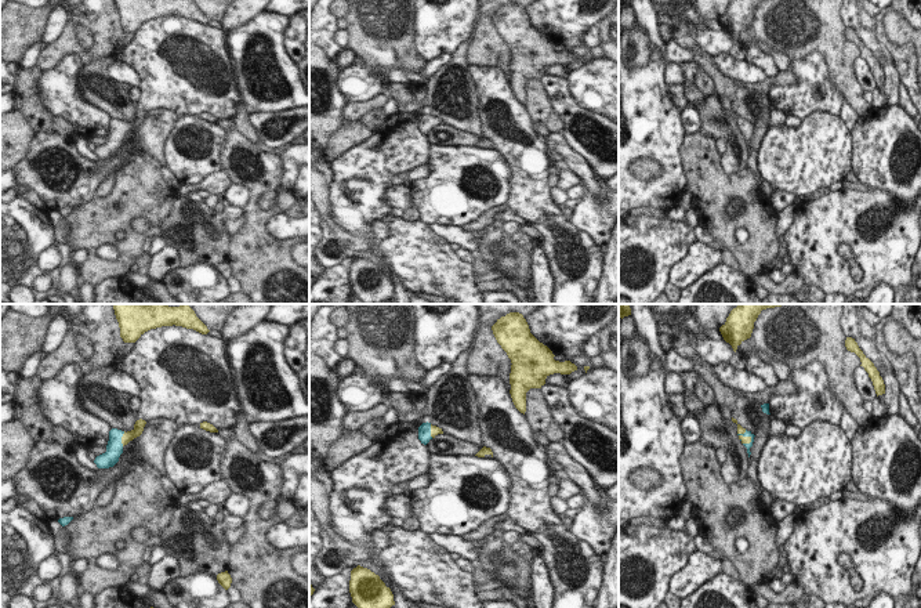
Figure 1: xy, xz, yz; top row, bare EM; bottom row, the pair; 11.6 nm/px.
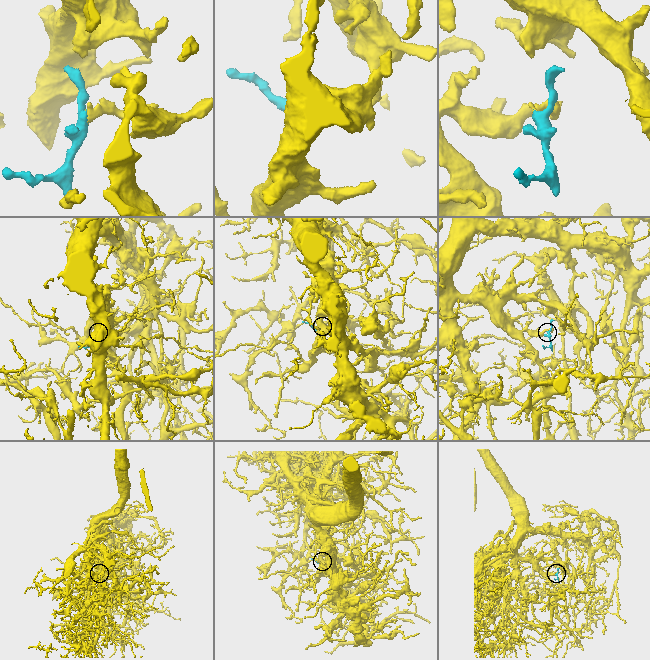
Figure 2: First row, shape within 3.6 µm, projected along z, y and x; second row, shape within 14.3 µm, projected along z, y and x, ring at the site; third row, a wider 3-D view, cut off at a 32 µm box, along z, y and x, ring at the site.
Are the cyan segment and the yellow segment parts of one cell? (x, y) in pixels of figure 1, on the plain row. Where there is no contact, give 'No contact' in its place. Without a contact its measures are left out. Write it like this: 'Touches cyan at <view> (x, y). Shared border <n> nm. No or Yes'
Touches cyan at xy (120, 129). Shared border 180 nm. Yes

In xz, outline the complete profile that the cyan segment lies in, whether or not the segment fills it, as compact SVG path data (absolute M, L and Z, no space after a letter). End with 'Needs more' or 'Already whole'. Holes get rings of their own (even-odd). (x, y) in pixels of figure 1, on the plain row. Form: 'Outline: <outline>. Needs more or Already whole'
Outline: M423 113L418 117L418 130L421 134L427 135L432 129L435 129L438 124L443 124L442 119L432 116L431 113Z. Needs more

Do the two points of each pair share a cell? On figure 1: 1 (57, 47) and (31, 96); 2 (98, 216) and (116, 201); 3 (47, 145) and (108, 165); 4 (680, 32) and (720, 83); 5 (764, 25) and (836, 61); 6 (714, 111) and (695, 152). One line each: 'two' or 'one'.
1: two
2: one
3: one
4: one
5: one
6: two

